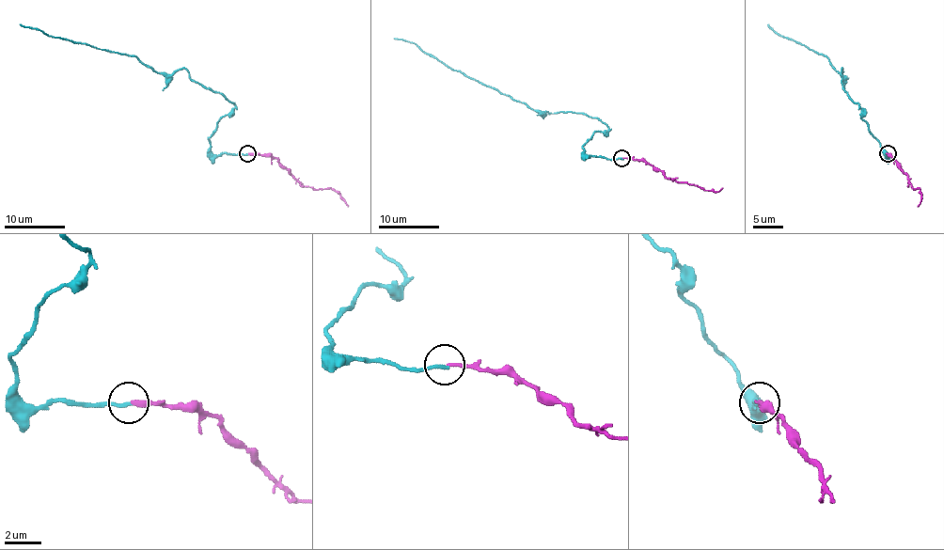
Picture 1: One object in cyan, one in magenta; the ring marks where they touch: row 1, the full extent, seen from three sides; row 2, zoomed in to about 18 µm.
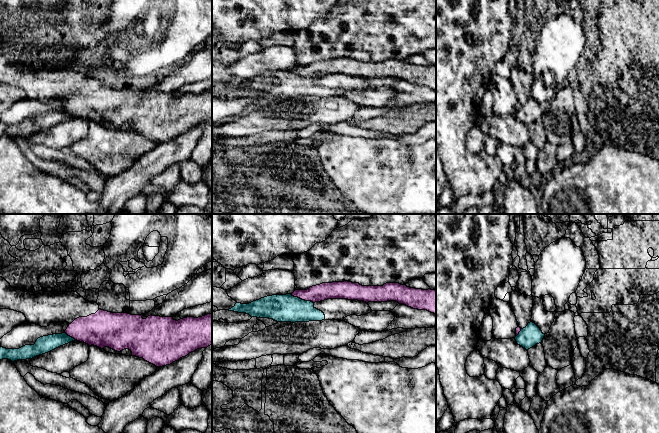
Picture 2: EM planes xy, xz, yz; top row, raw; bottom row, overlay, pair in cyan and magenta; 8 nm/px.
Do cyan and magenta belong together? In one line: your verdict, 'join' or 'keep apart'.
keep apart

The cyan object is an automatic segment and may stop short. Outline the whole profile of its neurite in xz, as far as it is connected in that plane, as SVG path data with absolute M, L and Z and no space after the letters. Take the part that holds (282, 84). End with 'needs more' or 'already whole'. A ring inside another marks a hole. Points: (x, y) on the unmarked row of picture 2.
M291 70L267 72L249 80L236 79L229 87L291 99L322 97L324 95L342 97L350 91L361 92L372 88L364 77L327 75L313 79Z; needs more

